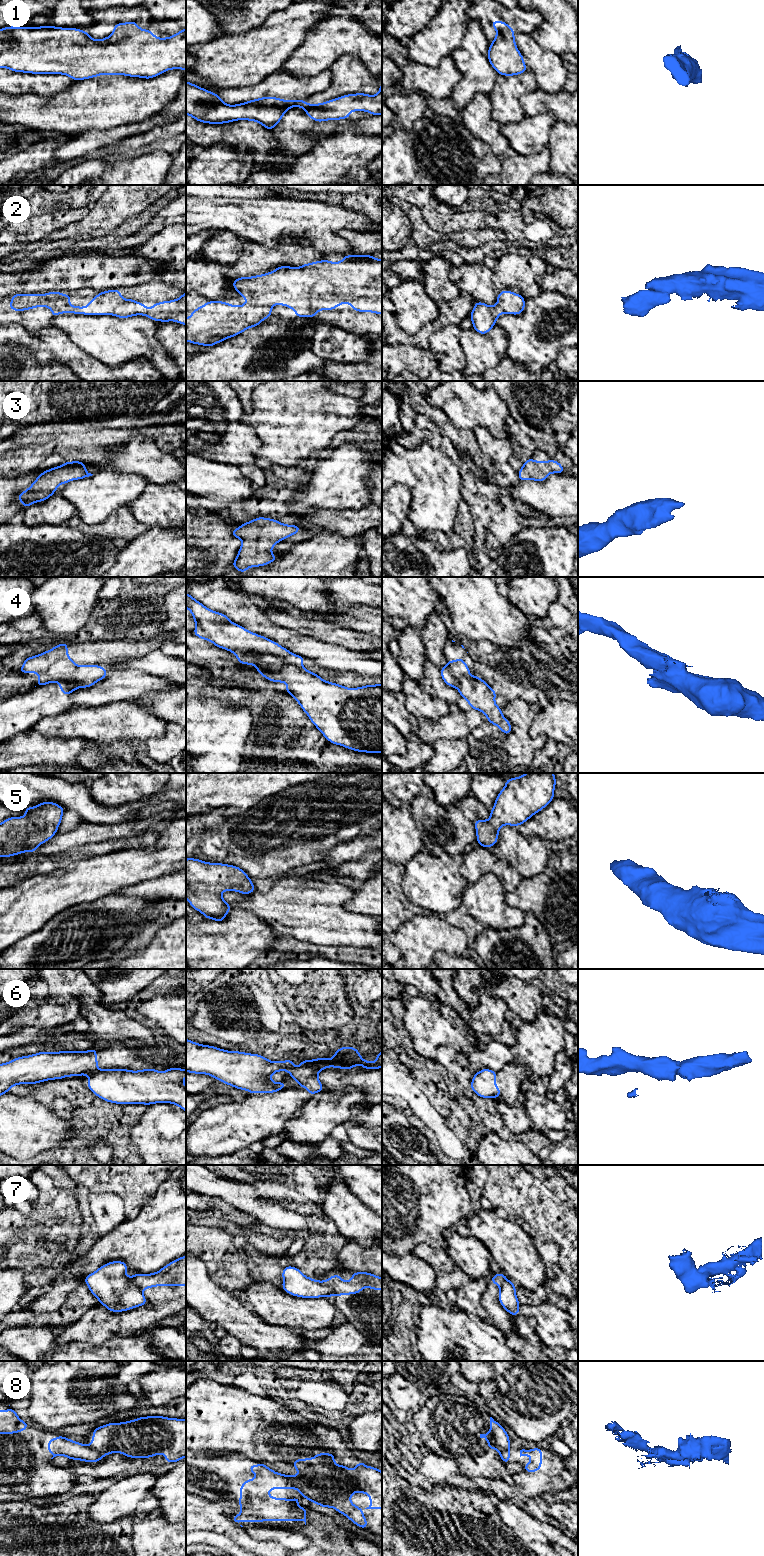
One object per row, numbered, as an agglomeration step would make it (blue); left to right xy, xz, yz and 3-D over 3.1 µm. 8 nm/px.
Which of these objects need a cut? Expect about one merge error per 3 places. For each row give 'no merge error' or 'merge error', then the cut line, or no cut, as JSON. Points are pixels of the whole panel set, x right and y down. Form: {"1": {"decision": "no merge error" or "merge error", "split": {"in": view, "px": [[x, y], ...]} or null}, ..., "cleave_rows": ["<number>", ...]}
{"1": {"decision": "merge error", "split": {"in": "xy", "px": [[144, 29], [138, 29], [130, 34], [112, 33]]}}, "2": {"decision": "no merge error", "split": null}, "3": {"decision": "no merge error", "split": null}, "4": {"decision": "merge error", "split": {"in": "xz", "px": [[254, 661], [258, 656], [271, 654], [302, 668]]}}, "5": {"decision": "no merge error", "split": null}, "6": {"decision": "merge error", "split": {"in": "xy", "px": [[98, 1070], [92, 1073]]}}, "7": {"decision": "merge error", "split": {"in": "xz", "px": [[321, 1282], [332, 1288], [333, 1295]]}}, "8": {"decision": "merge error", "split": {"in": "xz", "px": [[303, 1495], [310, 1496], [327, 1507]]}}, "cleave_rows": ["1", "4", "6", "7", "8"]}

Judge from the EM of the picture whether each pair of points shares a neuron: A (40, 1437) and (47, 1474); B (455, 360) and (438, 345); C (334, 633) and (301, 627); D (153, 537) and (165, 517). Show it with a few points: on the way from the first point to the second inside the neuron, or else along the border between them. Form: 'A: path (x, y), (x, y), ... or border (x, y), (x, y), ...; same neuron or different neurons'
A: path (43, 1446), (43, 1465); same neuron
B: path (452, 356), (442, 346); same neuron
C: path (326, 632), (309, 627); same neuron
D: border (175, 527), (150, 526), (148, 528); different neurons

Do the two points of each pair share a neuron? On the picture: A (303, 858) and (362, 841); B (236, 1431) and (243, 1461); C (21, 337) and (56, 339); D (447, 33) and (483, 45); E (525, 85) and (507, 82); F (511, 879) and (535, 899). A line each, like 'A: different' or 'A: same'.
A: different
B: different
C: same
D: different
E: same
F: different

